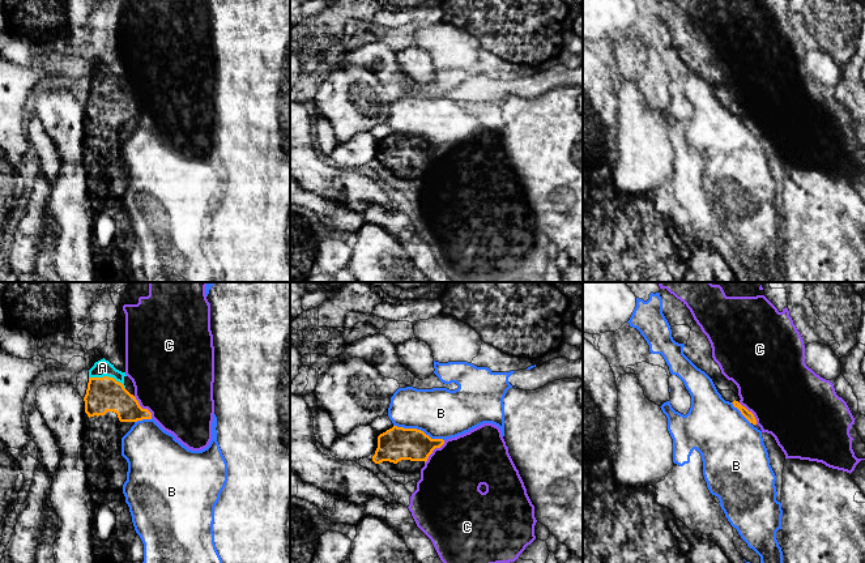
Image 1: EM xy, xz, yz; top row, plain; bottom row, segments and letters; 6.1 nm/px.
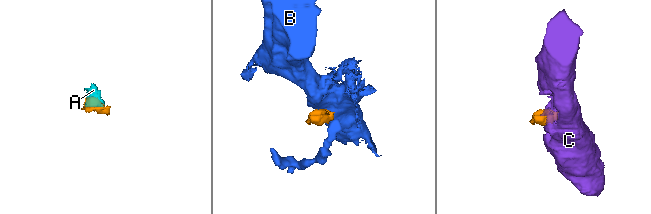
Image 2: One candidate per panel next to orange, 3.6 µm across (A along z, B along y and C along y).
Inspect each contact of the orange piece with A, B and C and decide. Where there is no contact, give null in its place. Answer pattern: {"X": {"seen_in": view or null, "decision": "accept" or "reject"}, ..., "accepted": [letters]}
{"A": {"seen_in": "xy", "decision": "accept"}, "B": {"seen_in": "xz", "decision": "reject"}, "C": {"seen_in": "xz", "decision": "reject"}, "accepted": ["A"]}

